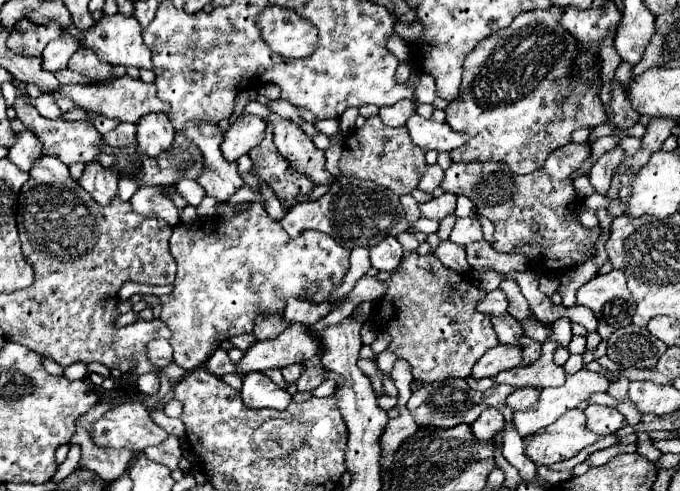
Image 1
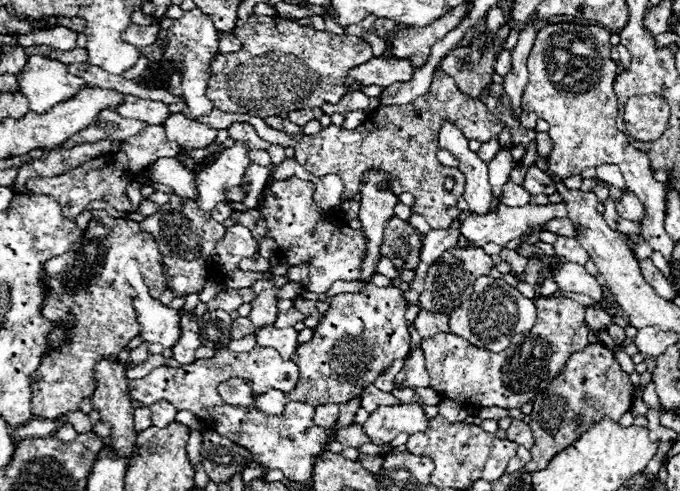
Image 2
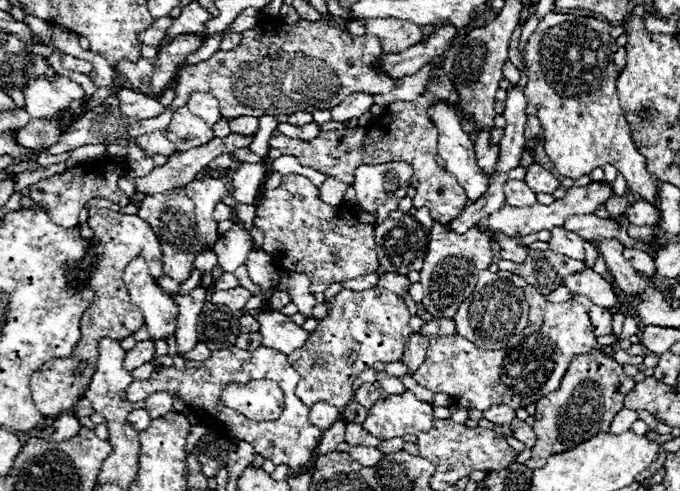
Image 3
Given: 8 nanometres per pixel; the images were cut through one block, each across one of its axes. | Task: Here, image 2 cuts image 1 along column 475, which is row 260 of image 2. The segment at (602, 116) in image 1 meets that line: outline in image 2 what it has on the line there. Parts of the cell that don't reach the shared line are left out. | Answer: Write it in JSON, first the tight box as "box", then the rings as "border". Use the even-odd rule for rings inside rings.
{"box":[30,210,168,418],"border":[[[92,210],[88,230],[80,236],[80,242],[72,246],[72,252],[54,256],[44,264],[48,274],[48,298],[42,312],[52,322],[64,320],[70,324],[72,342],[62,342],[62,330],[54,330],[48,336],[52,348],[44,354],[40,370],[36,370],[30,378],[34,394],[32,412],[36,416],[58,418],[78,410],[78,402],[82,398],[90,398],[96,388],[94,366],[98,360],[104,354],[118,358],[118,352],[140,334],[140,324],[132,306],[134,290],[124,278],[124,266],[130,258],[140,262],[150,294],[160,298],[168,284],[162,268],[162,254],[154,238],[148,232],[142,232],[134,220],[112,218],[106,210]]]}

